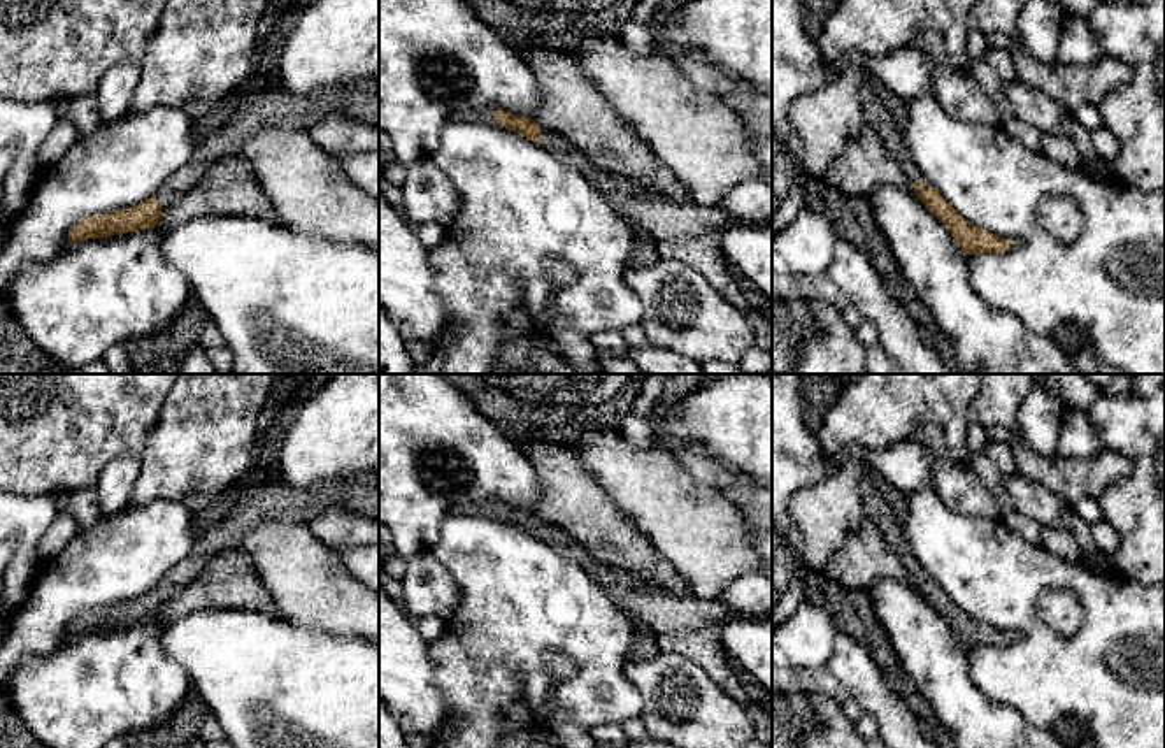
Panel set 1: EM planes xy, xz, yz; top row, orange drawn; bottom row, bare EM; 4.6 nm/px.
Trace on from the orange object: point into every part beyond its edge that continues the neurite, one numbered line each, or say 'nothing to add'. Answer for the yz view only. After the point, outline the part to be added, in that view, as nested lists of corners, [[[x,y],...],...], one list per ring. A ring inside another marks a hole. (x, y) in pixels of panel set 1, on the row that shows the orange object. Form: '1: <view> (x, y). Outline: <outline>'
1: yz (878, 116). Outline: [[[861,81],[860,100],[865,111],[867,123],[877,132],[888,153],[900,163],[905,177],[911,183],[923,181],[926,186],[930,186],[928,179],[919,172],[919,169],[909,156],[909,151],[902,139],[902,128],[897,125],[890,111],[872,91],[867,81]]]

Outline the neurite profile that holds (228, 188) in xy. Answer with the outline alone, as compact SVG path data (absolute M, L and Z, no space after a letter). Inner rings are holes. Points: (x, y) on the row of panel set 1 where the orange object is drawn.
M228 156L207 169L205 176L175 204L160 214L160 230L170 232L195 218L235 216L281 223L274 204L261 190L249 163Z

